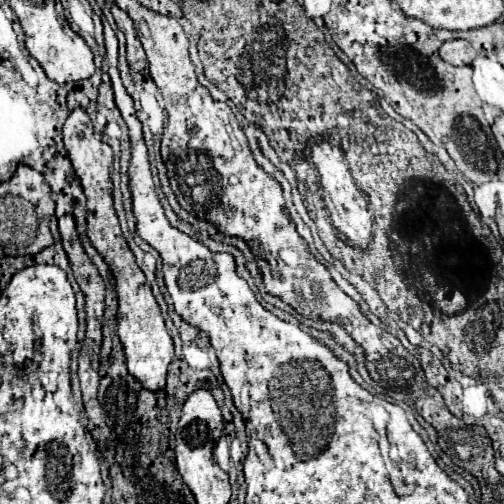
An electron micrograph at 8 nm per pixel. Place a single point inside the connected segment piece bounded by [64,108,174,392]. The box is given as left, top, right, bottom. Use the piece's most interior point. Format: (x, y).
(148, 347)

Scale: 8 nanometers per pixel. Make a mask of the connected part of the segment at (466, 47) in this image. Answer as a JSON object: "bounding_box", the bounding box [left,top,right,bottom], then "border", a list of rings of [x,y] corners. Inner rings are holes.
{"bounding_box":[440,40,476,66],"border":[[[448,40],[440,46],[440,58],[452,66],[466,66],[472,64],[472,60],[476,58],[476,50],[472,48],[472,44],[468,40]]]}

